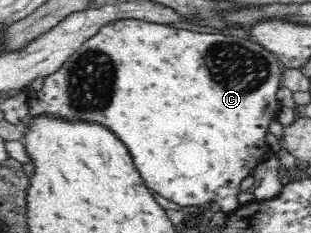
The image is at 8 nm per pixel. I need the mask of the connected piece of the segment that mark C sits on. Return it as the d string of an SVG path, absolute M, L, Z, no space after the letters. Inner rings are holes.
M118 19L103 24L103 27L93 37L87 38L87 41L66 60L66 63L57 72L44 78L43 87L38 93L29 93L31 111L29 111L28 118L41 112L47 112L63 118L103 123L127 145L137 172L150 190L157 191L165 199L174 201L182 207L203 204L213 199L217 201L224 212L231 212L240 205L237 195L243 191L240 187L241 180L250 179L260 157L271 151L265 143L264 137L269 121L276 119L279 108L282 106L276 99L275 93L282 84L283 71L282 63L271 51L251 39L245 39L245 37L223 35L223 33L195 33L195 31L147 23L143 20Z

